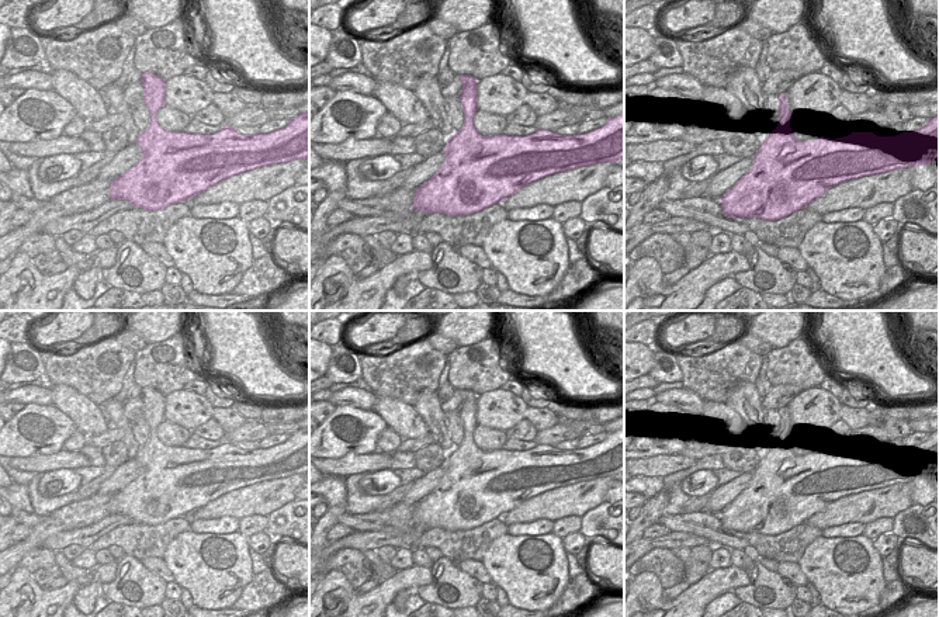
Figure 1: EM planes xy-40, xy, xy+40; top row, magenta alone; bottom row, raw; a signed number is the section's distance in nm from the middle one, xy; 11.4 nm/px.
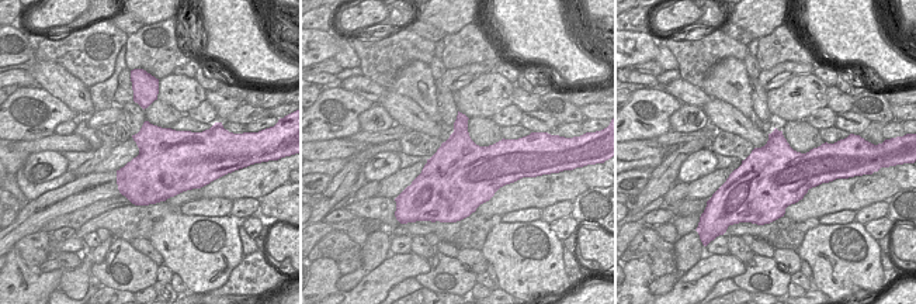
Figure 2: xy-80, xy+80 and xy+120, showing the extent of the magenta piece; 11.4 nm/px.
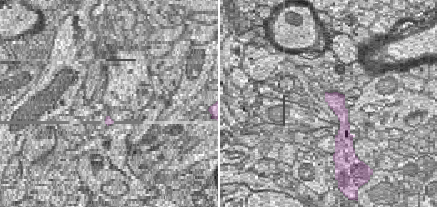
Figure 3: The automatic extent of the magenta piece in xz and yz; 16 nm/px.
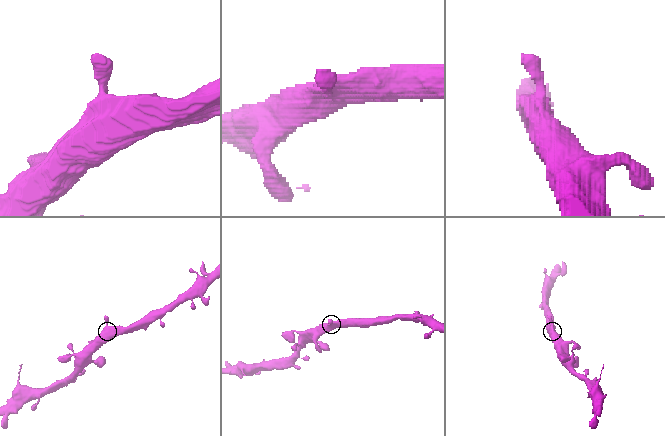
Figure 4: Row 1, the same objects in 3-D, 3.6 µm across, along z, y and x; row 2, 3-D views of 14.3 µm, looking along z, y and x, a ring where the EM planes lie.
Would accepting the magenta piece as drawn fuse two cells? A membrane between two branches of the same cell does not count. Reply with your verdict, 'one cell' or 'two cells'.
one cell

